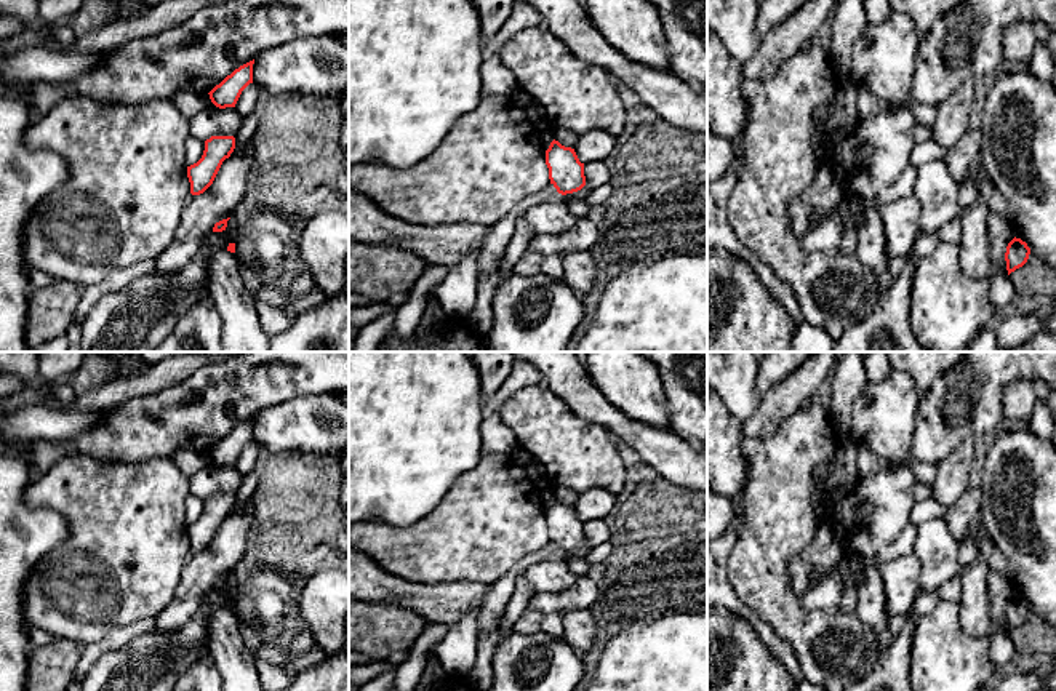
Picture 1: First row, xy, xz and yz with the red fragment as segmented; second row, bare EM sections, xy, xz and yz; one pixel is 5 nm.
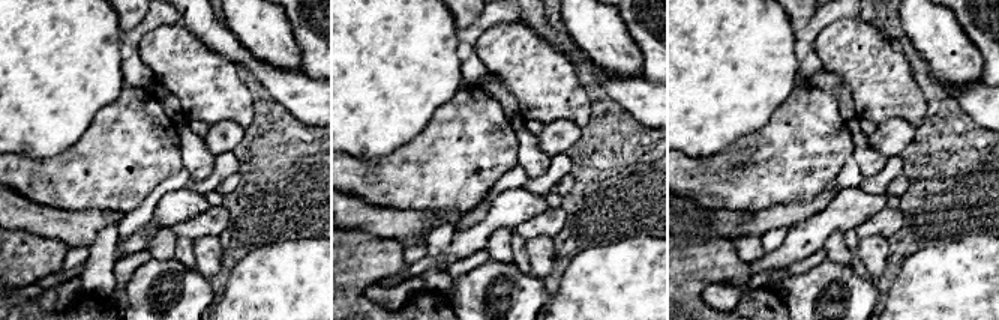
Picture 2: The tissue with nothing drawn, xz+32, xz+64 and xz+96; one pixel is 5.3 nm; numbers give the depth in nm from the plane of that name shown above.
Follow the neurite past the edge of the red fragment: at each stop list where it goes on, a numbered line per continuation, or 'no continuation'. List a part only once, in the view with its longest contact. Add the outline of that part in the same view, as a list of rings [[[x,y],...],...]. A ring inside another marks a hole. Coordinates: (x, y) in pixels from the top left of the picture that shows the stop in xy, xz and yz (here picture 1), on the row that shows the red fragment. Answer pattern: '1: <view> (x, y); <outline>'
no continuation

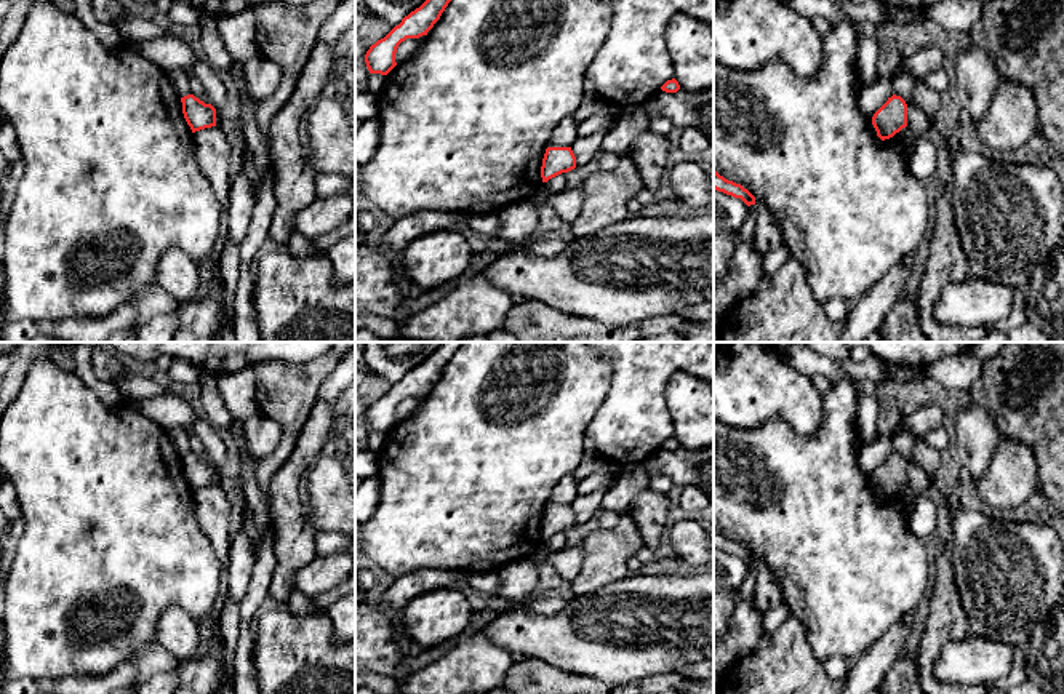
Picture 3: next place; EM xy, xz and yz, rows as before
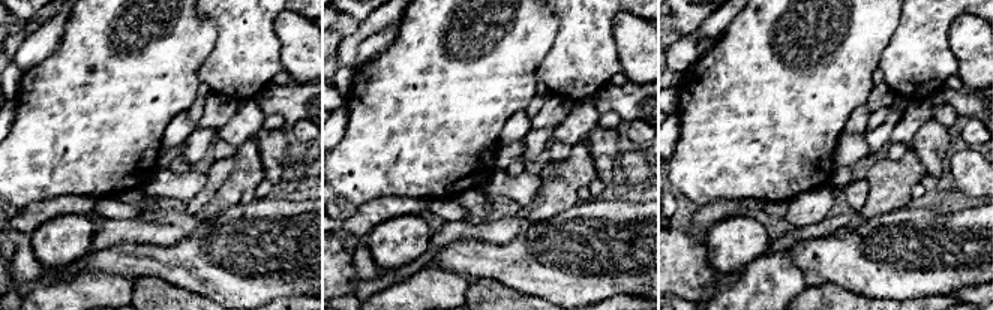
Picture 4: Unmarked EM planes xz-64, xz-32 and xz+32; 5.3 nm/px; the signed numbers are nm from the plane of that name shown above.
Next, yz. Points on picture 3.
no continuation

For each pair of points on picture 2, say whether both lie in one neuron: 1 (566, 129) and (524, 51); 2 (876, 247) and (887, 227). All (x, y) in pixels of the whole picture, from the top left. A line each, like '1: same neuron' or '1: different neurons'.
1: different neurons
2: different neurons

